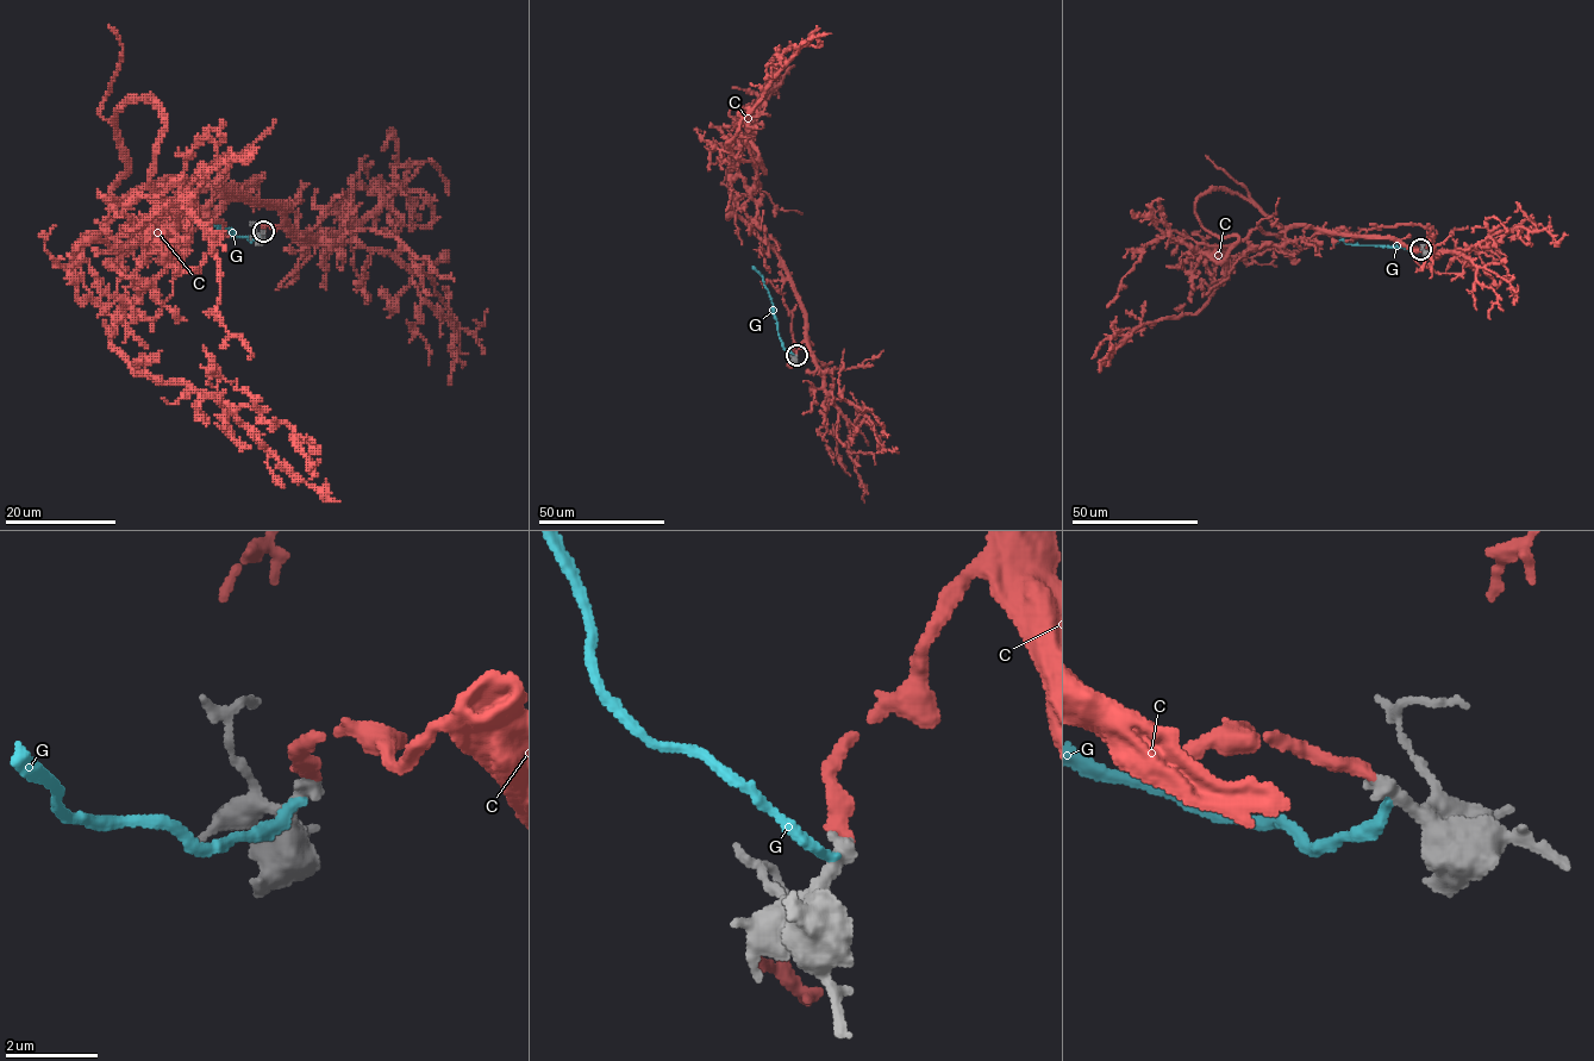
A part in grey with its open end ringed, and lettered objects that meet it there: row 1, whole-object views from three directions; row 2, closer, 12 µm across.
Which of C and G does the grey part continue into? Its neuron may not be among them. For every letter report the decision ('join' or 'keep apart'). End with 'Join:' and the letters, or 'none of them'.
C: join
G: keep apart
Join: C

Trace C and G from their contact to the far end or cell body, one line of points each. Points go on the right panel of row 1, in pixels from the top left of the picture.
C: (1420, 249), (1388, 238), (1316, 233), (1229, 255), (1227, 278), (1216, 284), (1195, 313), (1141, 324), (1099, 373)
G: (1421, 250), (1346, 244), (1342, 239), (1332, 244)

